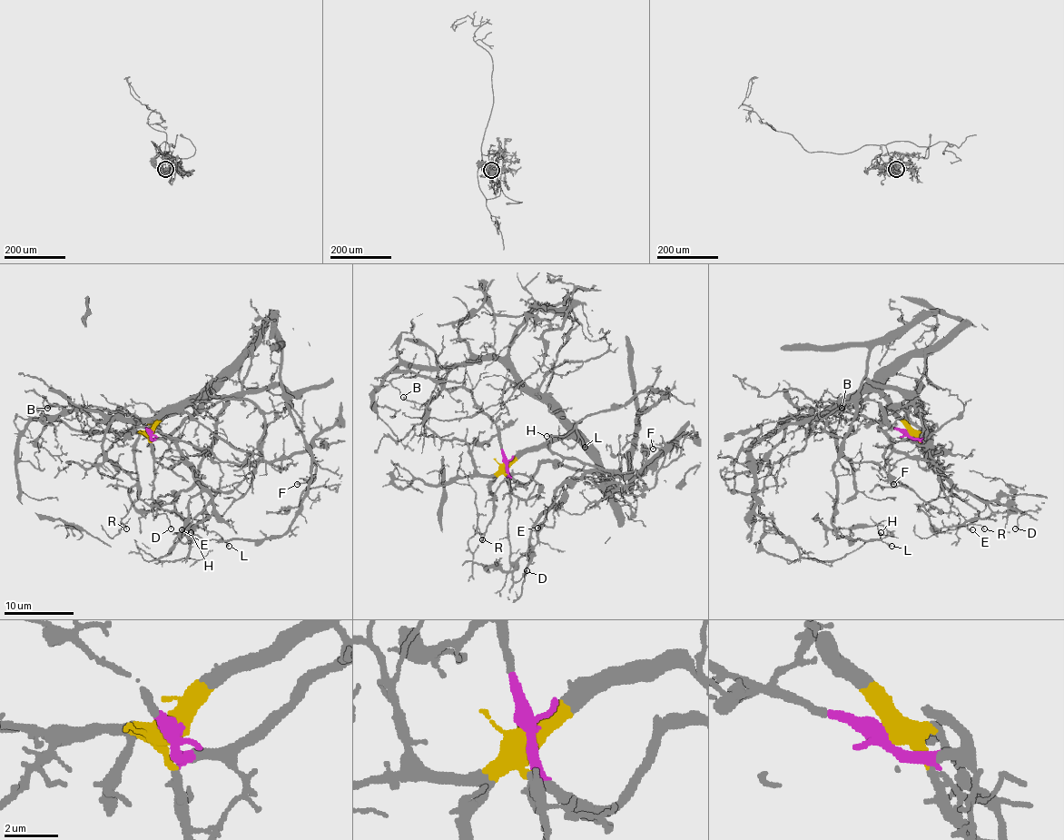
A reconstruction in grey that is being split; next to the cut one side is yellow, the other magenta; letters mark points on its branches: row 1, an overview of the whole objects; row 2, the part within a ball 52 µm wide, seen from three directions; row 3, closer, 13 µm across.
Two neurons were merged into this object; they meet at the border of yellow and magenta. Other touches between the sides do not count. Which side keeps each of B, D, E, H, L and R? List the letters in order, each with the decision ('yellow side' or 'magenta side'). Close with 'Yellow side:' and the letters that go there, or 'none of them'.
B: yellow side
D: magenta side
E: magenta side
H: yellow side
L: yellow side
R: yellow side
Yellow side: B, H, L, R

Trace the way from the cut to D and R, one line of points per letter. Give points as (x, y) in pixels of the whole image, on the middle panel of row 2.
D: (507, 463), (508, 472), (524, 482), (546, 461), (584, 470), (557, 489), (512, 577), (517, 581), (526, 571)
R: (507, 463), (493, 480), (493, 518), (482, 533), (477, 531), (482, 539)

